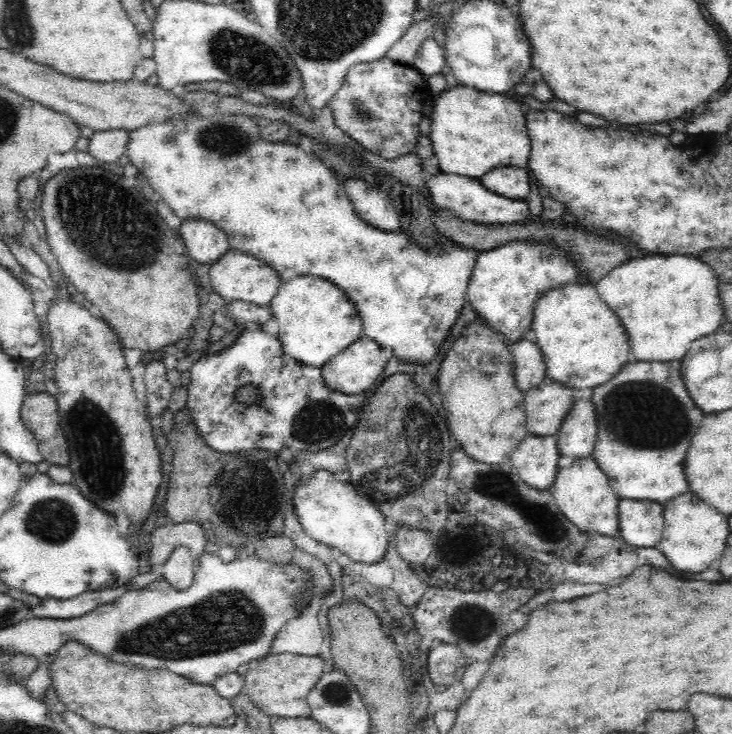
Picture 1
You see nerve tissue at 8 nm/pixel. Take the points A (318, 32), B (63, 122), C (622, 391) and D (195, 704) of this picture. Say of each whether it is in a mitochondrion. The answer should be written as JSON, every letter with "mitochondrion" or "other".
{"A":"mitochondrion","B":"other","C":"mitochondrion","D":"other"}

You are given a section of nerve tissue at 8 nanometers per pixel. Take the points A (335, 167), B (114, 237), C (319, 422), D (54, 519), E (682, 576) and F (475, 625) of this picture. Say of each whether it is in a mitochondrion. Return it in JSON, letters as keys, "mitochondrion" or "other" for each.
{"A":"other","B":"mitochondrion","C":"mitochondrion","D":"mitochondrion","E":"other","F":"mitochondrion"}

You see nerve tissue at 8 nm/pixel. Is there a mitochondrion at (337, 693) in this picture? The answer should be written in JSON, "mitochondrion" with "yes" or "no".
{"mitochondrion":"yes"}

